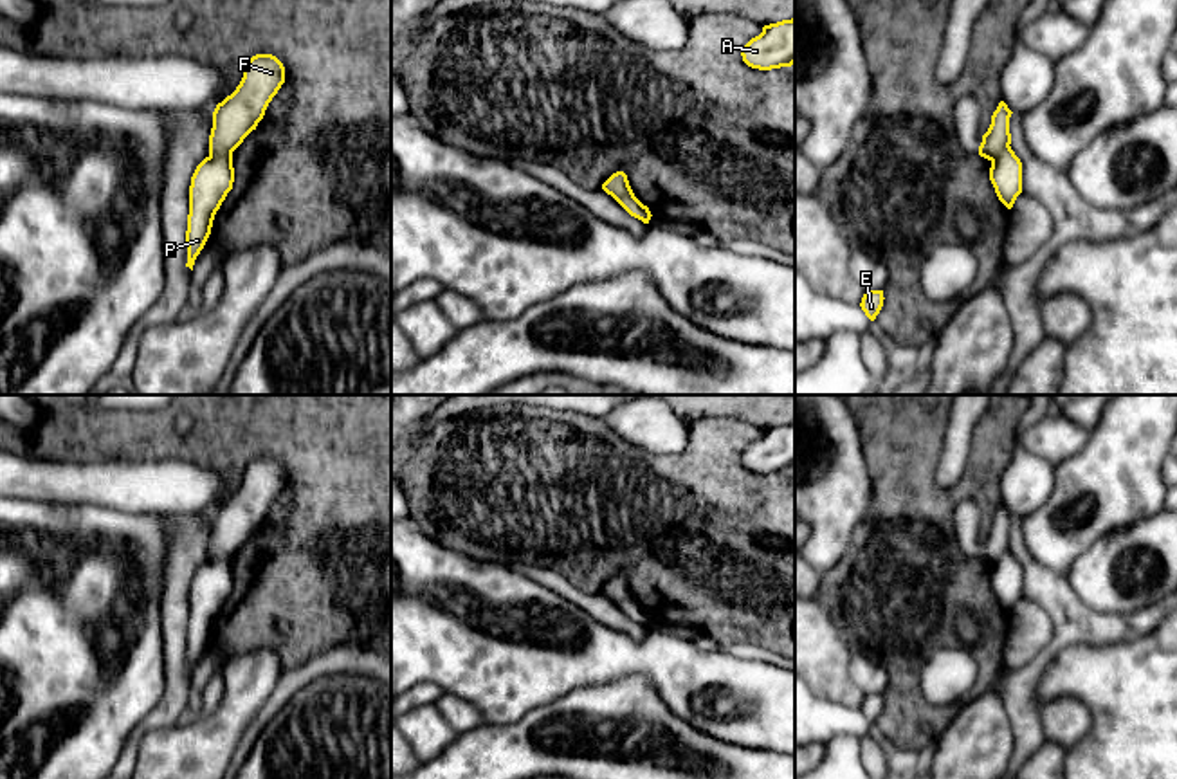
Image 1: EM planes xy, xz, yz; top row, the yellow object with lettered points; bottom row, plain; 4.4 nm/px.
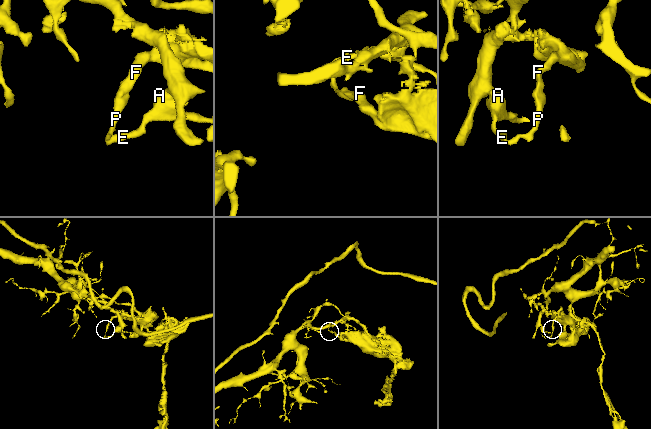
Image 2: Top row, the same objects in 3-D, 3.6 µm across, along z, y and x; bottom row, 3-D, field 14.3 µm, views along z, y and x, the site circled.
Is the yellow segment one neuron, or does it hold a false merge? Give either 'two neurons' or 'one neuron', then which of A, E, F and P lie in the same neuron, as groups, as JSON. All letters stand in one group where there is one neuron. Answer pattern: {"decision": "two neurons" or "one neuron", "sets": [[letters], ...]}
{"decision": "two neurons", "sets": [["A", "E", "P"], ["F"]]}

